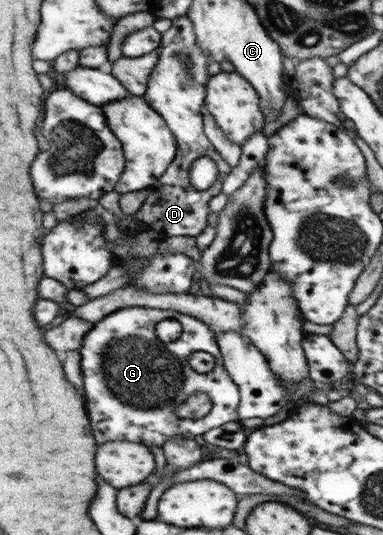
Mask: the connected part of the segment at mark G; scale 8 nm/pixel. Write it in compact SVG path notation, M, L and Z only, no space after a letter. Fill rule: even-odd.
M127 306L117 310L94 324L84 336L80 352L80 367L85 388L85 406L87 416L93 428L93 436L97 442L139 442L162 446L174 436L194 438L201 436L212 428L223 426L226 422L239 421L237 407L240 403L239 388L233 383L223 364L222 352L216 341L216 335L205 323L191 318L191 316L177 313L175 310L147 309L143 306ZM173 319L181 324L181 334L173 344L163 344L155 336L155 326L161 320ZM194 352L208 352L215 357L215 366L208 373L193 370L189 364L190 356ZM195 393L207 393L212 400L211 410L198 419L179 418L176 408L183 404Z

